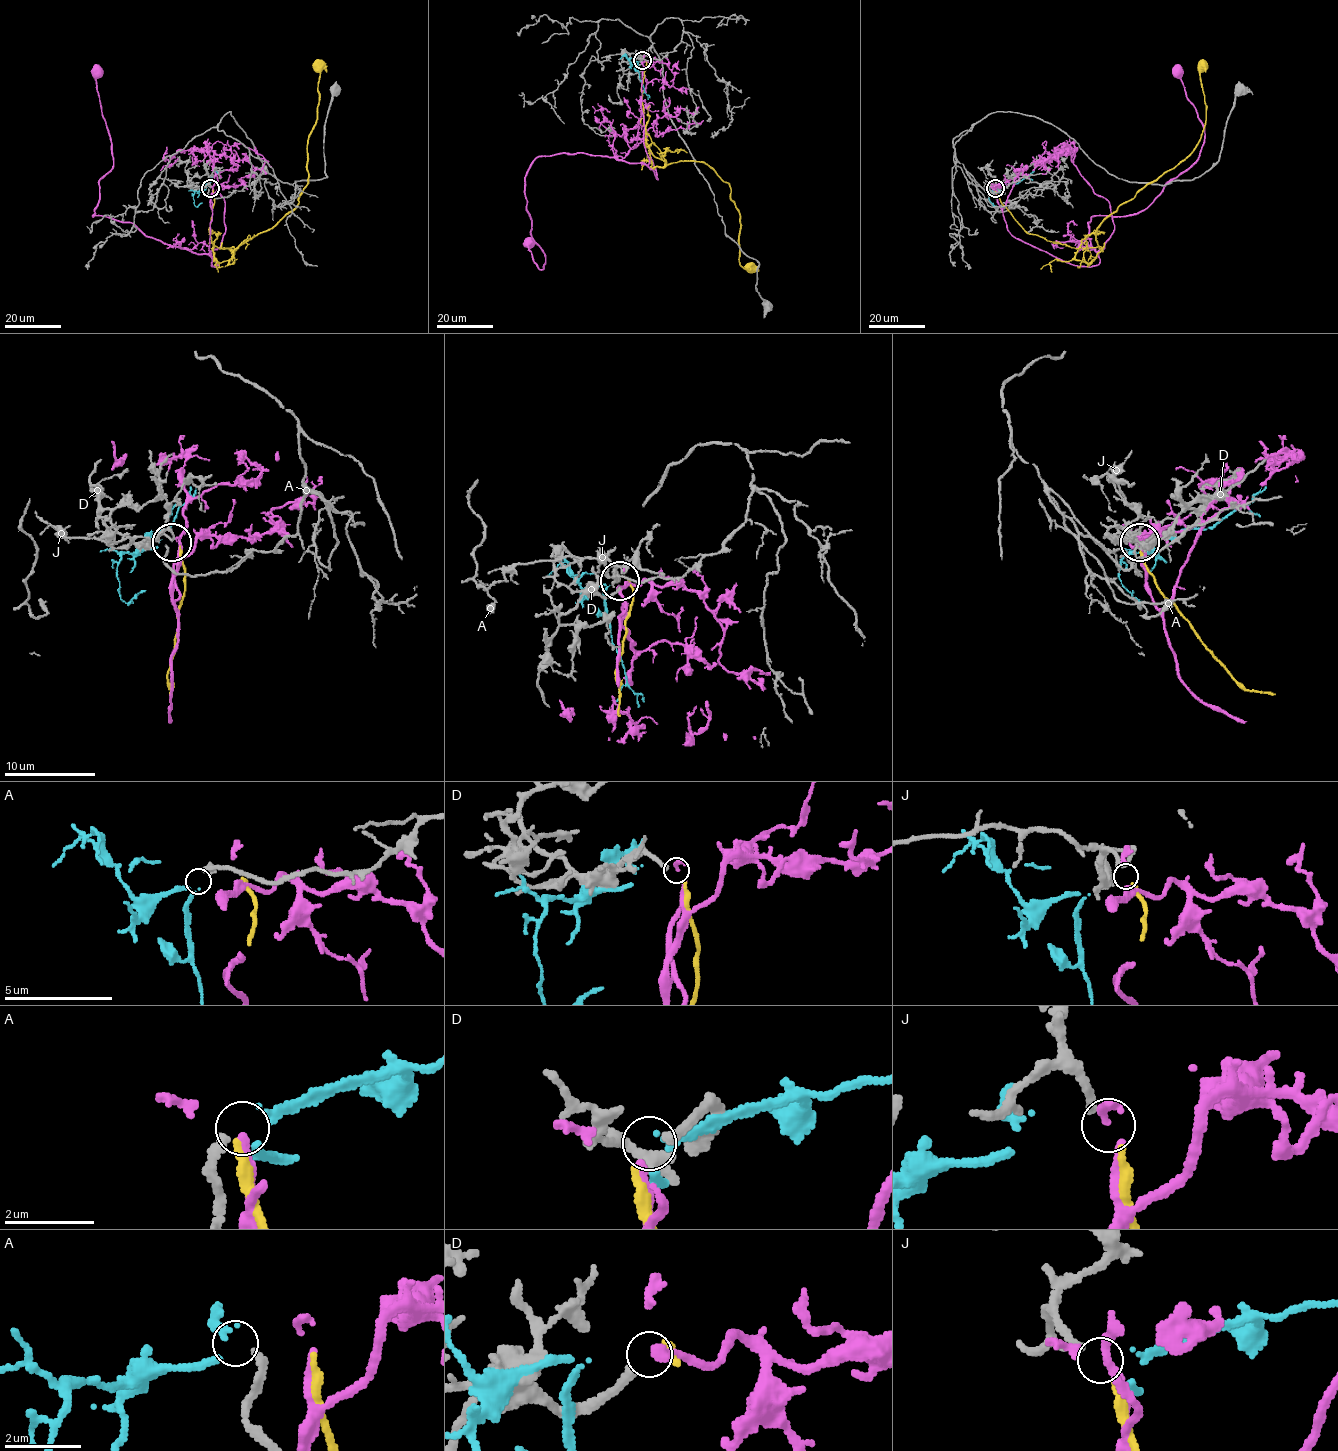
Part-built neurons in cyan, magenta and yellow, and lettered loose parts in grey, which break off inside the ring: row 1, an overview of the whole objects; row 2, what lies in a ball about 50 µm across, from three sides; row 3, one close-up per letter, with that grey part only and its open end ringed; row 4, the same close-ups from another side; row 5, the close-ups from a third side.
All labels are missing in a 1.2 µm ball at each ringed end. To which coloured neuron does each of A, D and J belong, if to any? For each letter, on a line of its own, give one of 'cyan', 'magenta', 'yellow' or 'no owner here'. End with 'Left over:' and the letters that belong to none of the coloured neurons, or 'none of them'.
A: cyan
D: magenta
J: yellow
Left over: none of them

